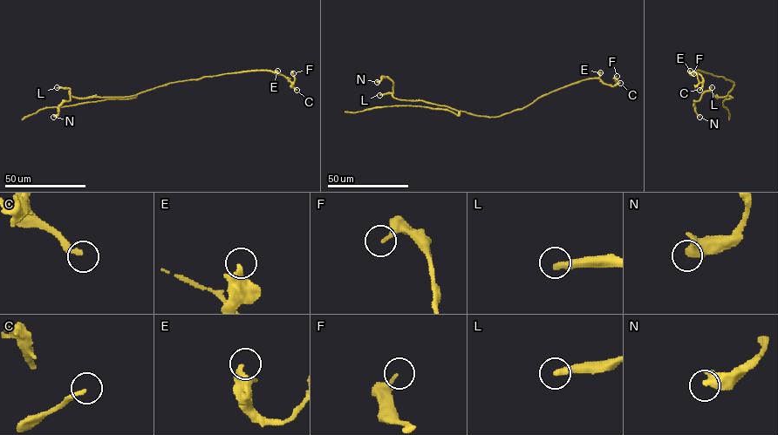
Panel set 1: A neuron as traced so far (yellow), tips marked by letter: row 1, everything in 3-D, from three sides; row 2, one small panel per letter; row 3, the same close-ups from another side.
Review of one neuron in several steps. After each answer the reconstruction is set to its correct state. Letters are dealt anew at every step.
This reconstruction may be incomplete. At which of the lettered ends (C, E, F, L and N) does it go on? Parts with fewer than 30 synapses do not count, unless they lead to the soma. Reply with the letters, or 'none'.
C, L

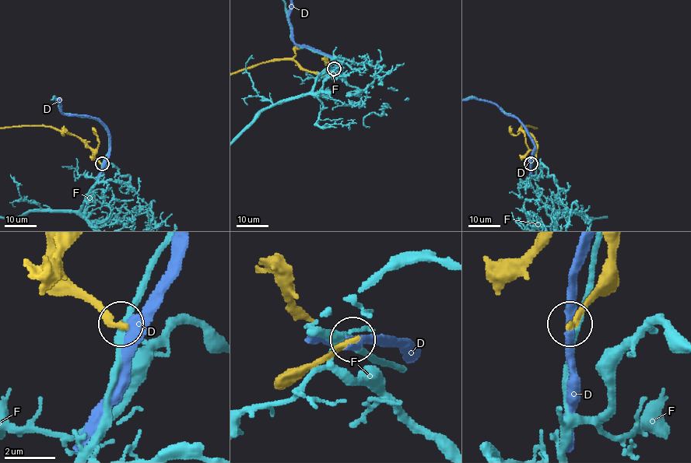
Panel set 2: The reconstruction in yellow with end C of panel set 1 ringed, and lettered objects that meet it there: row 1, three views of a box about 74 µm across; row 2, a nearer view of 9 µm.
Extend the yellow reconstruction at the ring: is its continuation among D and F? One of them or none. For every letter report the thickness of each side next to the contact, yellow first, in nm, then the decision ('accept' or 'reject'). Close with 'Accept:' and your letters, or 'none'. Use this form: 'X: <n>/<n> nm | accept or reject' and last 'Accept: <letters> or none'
D: 240/380 nm | reject
F: 260/240 nm | reject
Accept: none

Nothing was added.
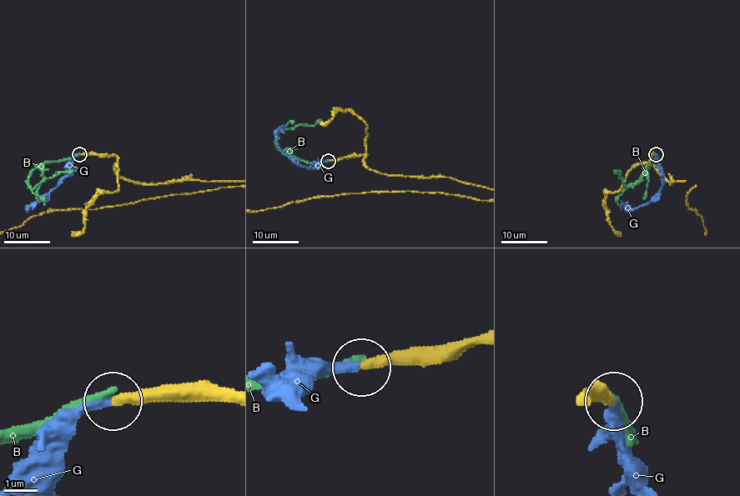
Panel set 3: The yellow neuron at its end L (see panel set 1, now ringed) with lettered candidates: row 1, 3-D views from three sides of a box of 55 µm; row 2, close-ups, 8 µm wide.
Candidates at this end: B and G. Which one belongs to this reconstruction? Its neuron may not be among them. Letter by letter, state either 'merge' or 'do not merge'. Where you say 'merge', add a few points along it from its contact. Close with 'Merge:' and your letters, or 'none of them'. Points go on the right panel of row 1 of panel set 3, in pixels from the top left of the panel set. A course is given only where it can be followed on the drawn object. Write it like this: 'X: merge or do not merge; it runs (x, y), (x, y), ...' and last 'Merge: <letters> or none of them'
B: do not merge
G: merge; it runs (656, 155), (661, 174), (660, 191), (645, 205), (635, 208), (627, 208), (621, 200)
Merge: G

